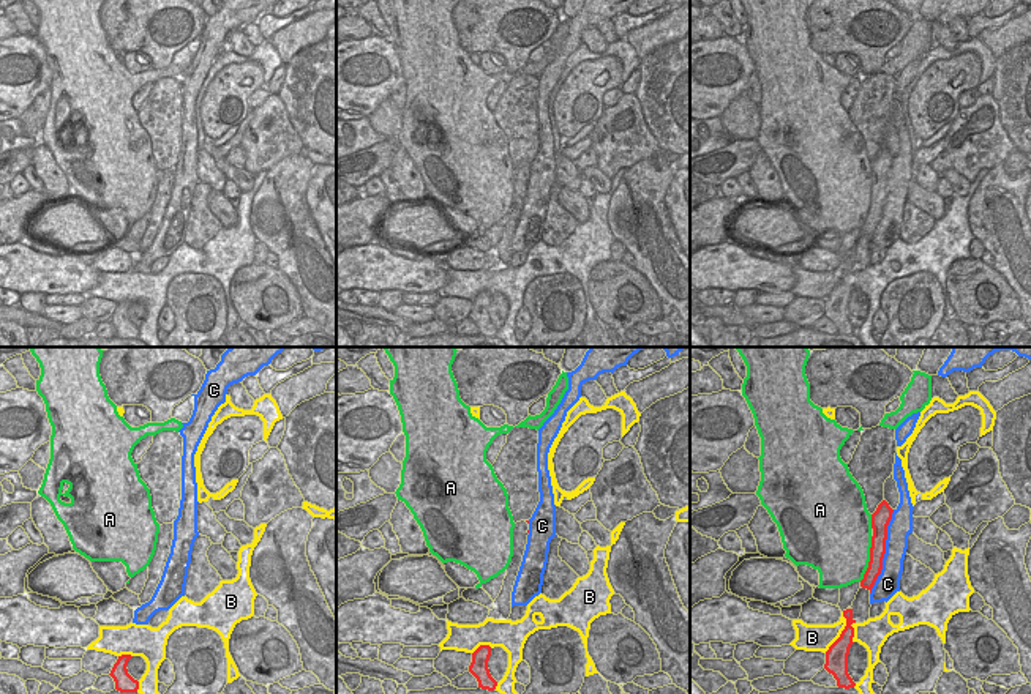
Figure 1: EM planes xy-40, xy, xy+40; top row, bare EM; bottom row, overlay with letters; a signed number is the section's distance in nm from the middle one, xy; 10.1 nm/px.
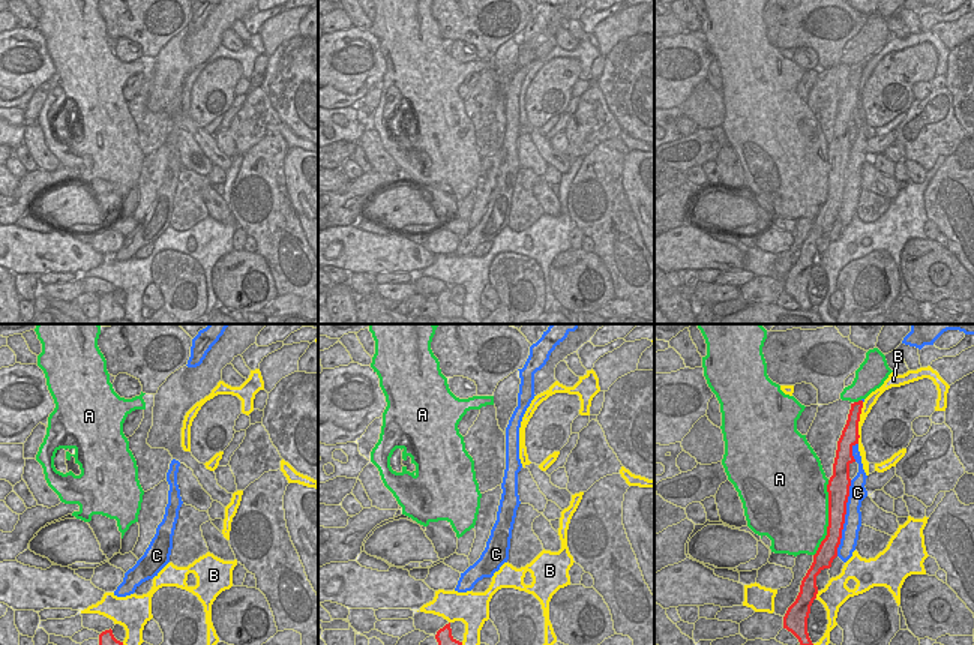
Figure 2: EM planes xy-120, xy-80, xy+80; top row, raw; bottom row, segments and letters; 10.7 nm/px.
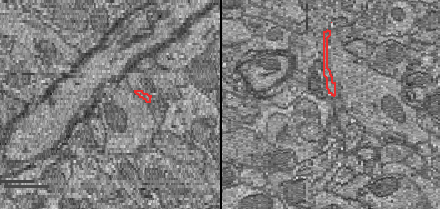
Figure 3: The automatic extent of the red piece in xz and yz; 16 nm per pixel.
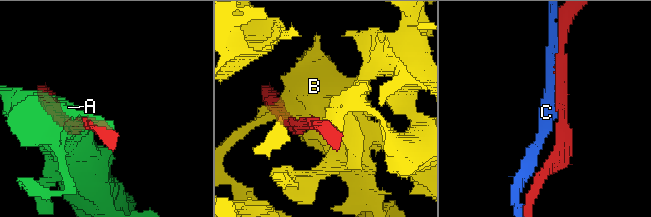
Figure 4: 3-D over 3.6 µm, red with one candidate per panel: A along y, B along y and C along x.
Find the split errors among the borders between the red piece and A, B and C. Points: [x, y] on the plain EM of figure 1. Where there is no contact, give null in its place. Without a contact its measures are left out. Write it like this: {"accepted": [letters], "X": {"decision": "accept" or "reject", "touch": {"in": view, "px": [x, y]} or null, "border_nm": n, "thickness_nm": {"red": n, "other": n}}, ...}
{"accepted": [], "A": {"decision": "reject", "touch": {"in": "xy+40", "px": [870, 205]}, "border_nm": 480, "thickness_nm": {"red": 160, "other": 480}}, "B": {"decision": "reject", "touch": {"in": "xy+40", "px": [842, 279]}, "border_nm": 460, "thickness_nm": {"red": 220, "other": 280}}, "C": {"decision": "reject", "touch": {"in": "xy+40", "px": [884, 199]}, "border_nm": 900, "thickness_nm": {"red": 160, "other": 220}}}

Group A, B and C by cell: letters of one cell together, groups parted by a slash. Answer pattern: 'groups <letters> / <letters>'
groups A / B / C

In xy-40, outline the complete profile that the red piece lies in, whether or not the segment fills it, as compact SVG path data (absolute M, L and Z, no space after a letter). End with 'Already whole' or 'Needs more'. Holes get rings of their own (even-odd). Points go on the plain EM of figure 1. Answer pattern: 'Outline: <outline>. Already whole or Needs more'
Outline: M122 301L118 303L117 309L114 311L112 317L111 317L111 323L115 328L115 336L120 339L137 339L139 336L139 328L134 326L129 320L128 320L128 308L131 306L131 301Z. Already whole

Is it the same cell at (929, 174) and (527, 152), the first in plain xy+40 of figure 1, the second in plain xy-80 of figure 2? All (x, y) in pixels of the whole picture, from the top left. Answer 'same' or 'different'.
same

